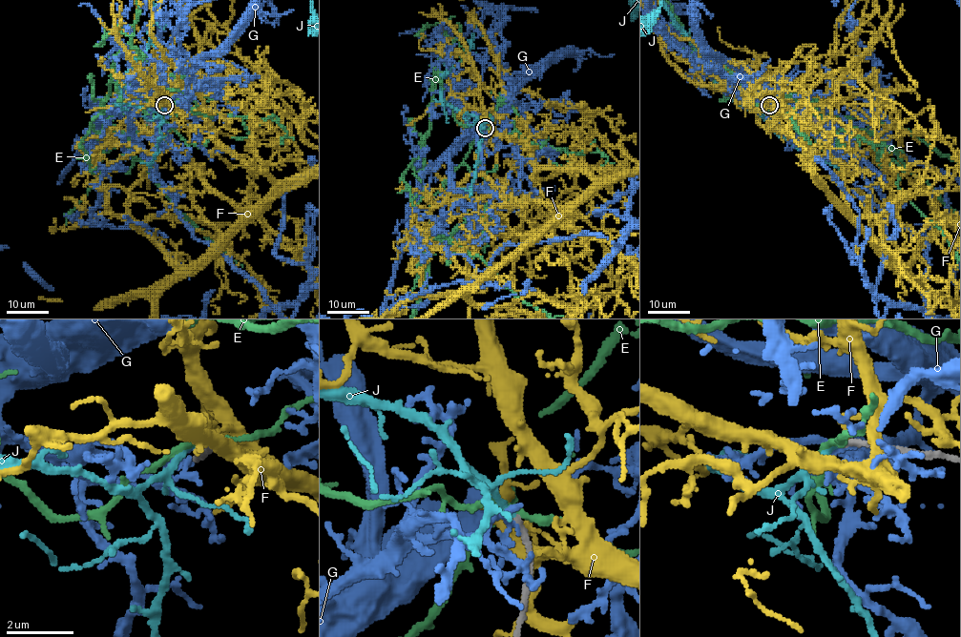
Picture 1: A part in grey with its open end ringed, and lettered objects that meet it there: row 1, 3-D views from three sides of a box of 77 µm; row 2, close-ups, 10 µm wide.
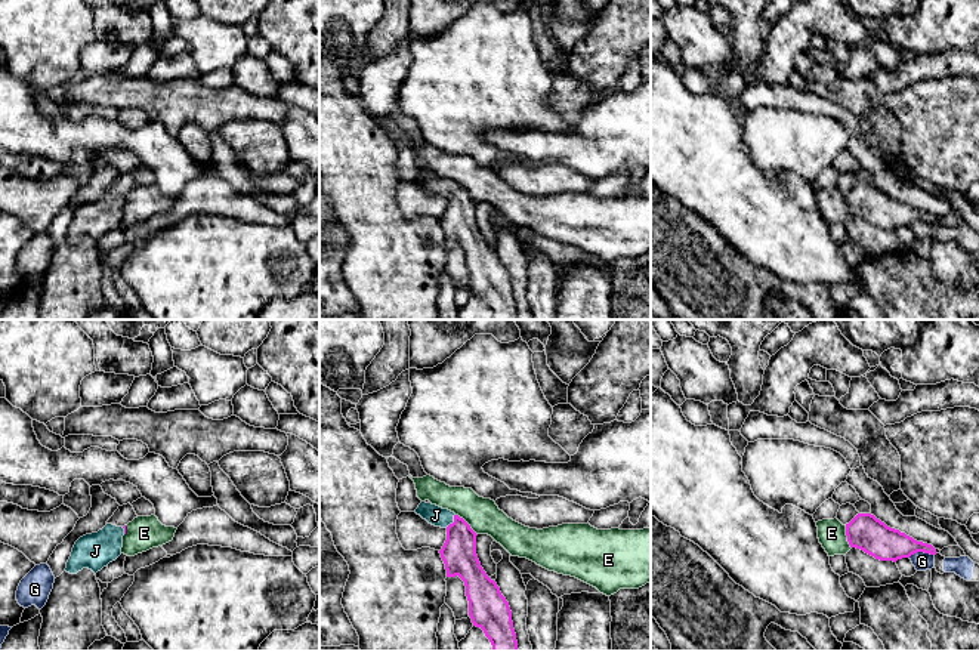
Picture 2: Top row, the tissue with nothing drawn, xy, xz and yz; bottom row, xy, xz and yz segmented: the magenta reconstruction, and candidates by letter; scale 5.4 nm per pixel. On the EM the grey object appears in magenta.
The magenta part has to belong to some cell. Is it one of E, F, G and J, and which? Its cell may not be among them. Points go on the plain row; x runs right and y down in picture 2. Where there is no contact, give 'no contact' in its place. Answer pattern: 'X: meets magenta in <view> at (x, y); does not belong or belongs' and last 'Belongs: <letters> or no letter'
E: meets magenta in xz at (468, 193); does not belong
F: no contact; does not belong
G: meets magenta in yz at (920, 219); does not belong
J: meets magenta in xz at (454, 190); belongs
Belongs: J

